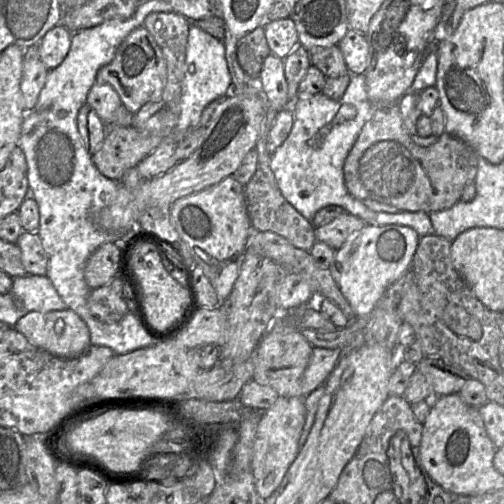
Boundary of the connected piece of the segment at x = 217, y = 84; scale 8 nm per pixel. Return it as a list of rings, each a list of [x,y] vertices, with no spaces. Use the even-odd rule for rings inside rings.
[[[192,22],[186,51],[186,72],[182,82],[180,115],[176,132],[187,132],[198,126],[202,112],[214,100],[222,99],[231,91],[232,79],[228,69],[223,41]]]

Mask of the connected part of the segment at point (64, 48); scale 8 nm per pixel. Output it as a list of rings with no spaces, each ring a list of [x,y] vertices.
[[[59,23],[47,31],[37,44],[40,58],[49,70],[63,62],[69,52],[71,40],[72,32]]]

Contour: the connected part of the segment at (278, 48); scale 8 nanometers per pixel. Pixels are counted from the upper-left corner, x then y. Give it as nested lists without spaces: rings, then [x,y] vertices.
[[[291,18],[265,20],[263,27],[271,53],[277,57],[285,59],[299,45],[296,26]]]

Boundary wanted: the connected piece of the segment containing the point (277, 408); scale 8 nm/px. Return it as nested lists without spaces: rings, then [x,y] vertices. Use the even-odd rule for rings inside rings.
[[[279,397],[268,410],[261,414],[252,457],[254,484],[260,500],[265,500],[274,493],[296,459],[300,450],[299,439],[305,419],[304,397]]]

